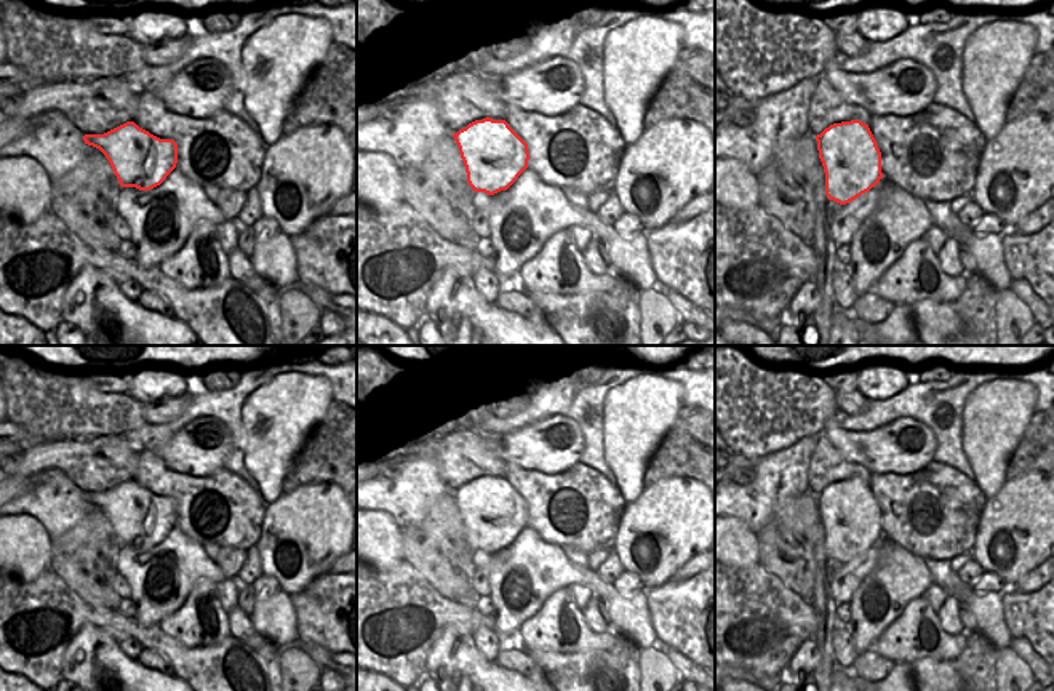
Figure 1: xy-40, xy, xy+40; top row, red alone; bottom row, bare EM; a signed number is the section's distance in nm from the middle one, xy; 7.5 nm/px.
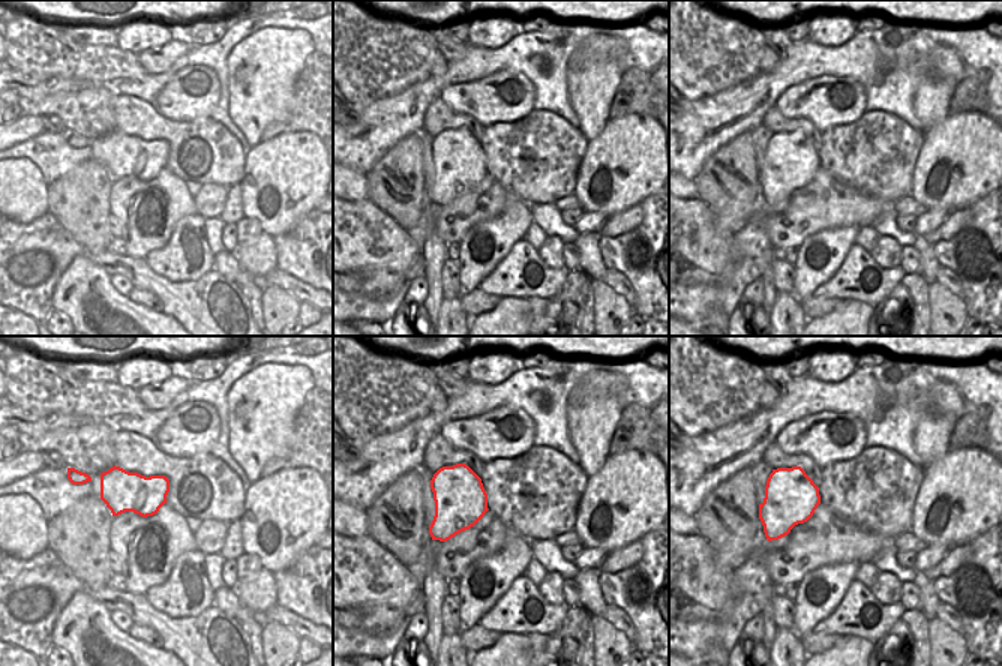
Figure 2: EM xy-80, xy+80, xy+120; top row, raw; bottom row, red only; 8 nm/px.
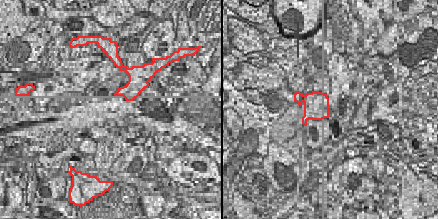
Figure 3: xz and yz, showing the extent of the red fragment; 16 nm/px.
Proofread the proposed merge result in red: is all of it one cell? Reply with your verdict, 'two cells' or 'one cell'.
one cell

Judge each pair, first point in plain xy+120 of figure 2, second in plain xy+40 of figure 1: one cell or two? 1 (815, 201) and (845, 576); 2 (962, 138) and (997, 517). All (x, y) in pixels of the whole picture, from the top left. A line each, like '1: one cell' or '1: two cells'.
1: one cell
2: one cell

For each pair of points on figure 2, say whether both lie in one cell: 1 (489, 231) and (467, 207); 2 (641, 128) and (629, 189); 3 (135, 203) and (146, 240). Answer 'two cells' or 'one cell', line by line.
1: two cells
2: one cell
3: one cell

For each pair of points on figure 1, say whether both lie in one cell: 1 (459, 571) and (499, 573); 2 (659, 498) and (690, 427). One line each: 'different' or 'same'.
1: different
2: different

